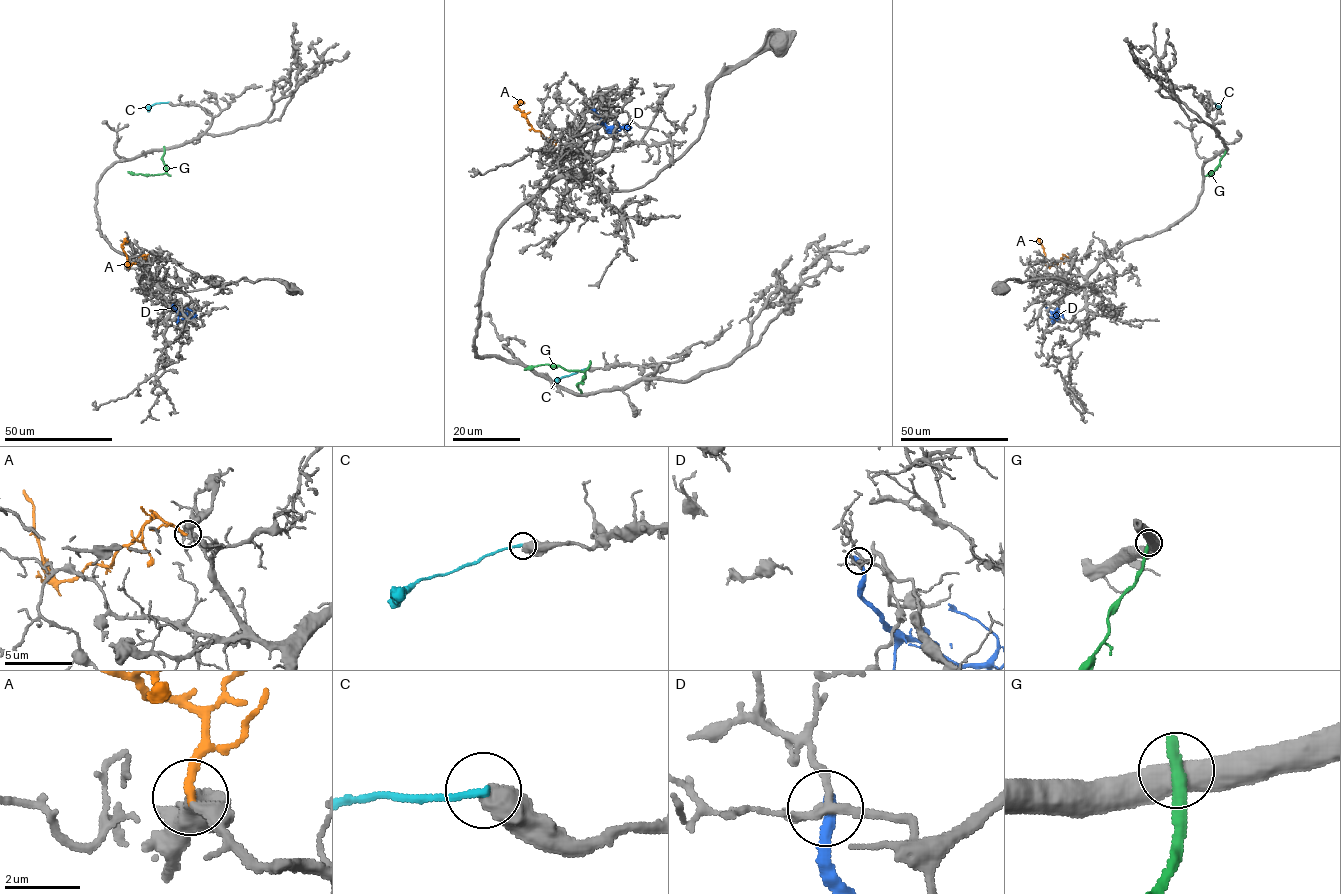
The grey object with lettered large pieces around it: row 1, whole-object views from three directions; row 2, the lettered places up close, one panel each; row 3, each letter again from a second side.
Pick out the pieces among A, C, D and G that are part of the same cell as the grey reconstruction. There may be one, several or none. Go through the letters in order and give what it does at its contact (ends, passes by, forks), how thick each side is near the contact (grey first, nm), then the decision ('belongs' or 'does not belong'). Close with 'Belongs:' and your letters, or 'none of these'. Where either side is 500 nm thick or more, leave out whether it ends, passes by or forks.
A: it ends | 400/240 nm | belongs
C: 700/200 nm | does not belong
D: it ends | 180/380 nm | does not belong
G: 550/360 nm | does not belong
Belongs: A

